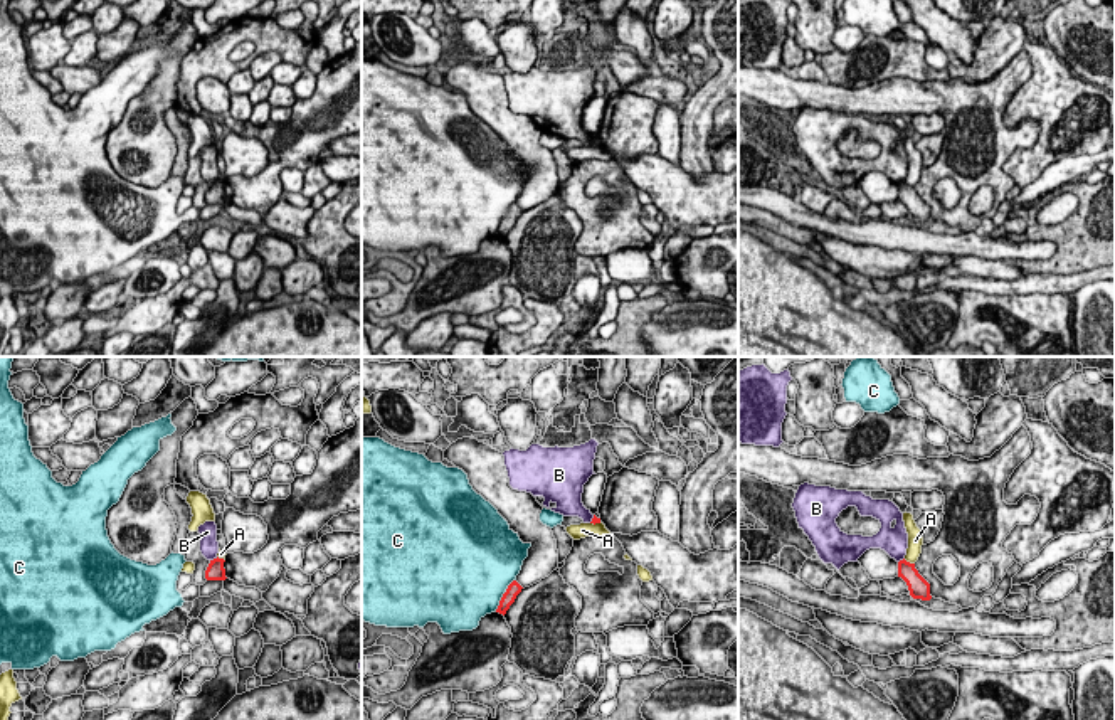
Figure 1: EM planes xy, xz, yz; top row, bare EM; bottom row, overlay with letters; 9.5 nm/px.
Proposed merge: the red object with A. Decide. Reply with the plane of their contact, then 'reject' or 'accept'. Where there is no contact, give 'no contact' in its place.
yz | reject

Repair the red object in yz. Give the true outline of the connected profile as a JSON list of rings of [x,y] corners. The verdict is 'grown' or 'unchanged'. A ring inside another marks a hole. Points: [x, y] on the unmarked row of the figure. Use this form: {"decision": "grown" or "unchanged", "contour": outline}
{"decision": "unchanged", "contour": [[[905,182],[898,185],[898,200],[901,200],[910,214],[913,222],[930,224],[930,207],[918,197],[915,187],[906,185]]]}

